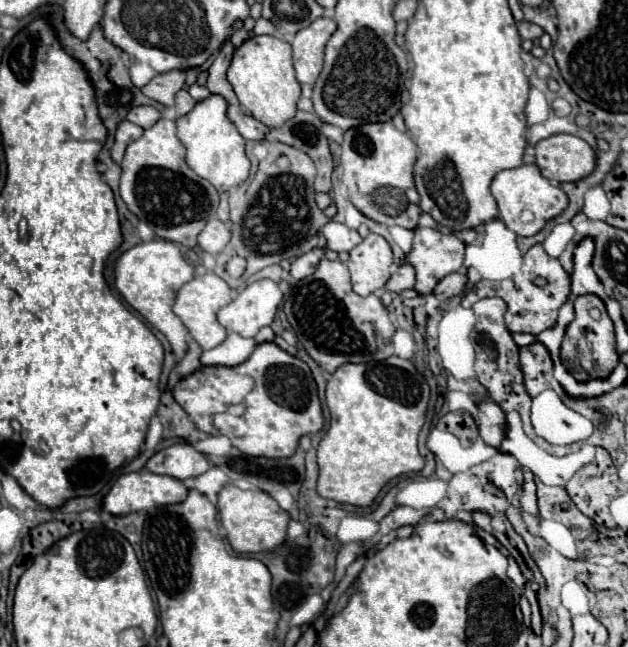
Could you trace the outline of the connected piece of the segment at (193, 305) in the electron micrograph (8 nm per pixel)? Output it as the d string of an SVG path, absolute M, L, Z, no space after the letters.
M206 273L206 275L196 275L192 281L188 281L176 295L176 303L174 303L174 313L182 319L184 327L190 331L192 339L202 347L202 349L212 349L216 345L220 345L226 337L228 331L218 323L216 313L228 305L232 301L232 289L228 287L228 283L218 277L216 273Z

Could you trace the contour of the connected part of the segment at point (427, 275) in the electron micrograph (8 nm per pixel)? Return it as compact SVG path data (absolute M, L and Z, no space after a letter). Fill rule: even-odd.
M414 229L414 249L410 263L416 269L416 291L418 295L430 295L440 279L458 271L464 261L464 243L452 233L440 233L436 229Z

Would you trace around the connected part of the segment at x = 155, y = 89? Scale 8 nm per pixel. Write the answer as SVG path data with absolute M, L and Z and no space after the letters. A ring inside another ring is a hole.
M168 71L160 77L154 77L148 85L142 87L142 93L162 105L174 105L174 95L184 87L184 71Z

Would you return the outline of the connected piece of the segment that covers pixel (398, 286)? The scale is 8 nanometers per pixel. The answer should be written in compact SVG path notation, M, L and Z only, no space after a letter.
M398 269L386 283L386 289L394 291L394 293L402 293L404 289L412 289L412 287L414 287L414 271L412 269Z

